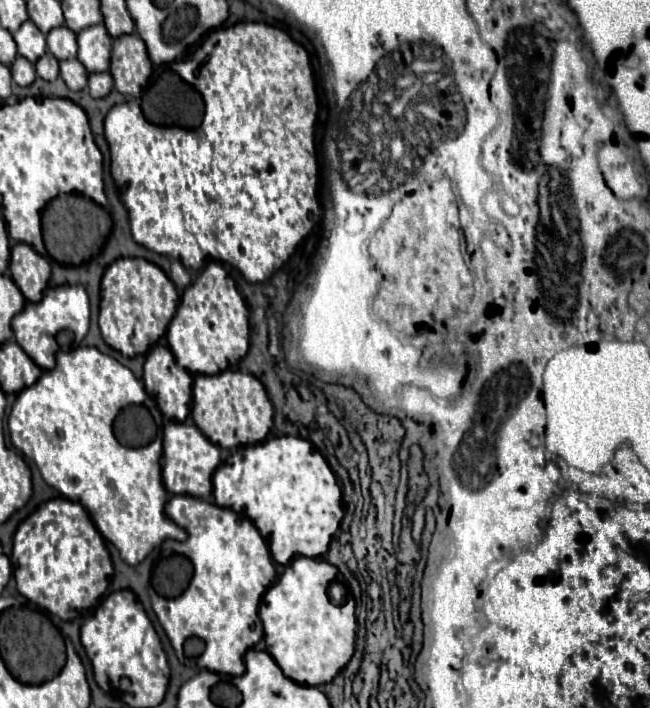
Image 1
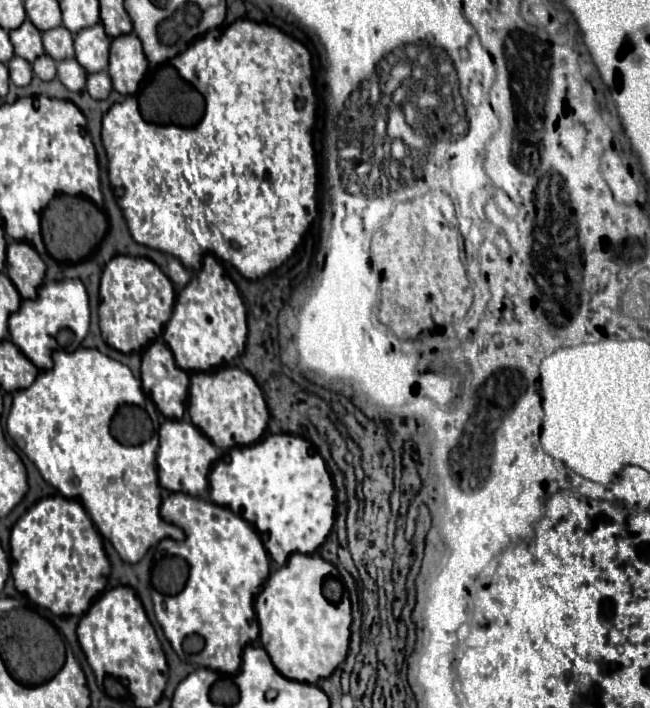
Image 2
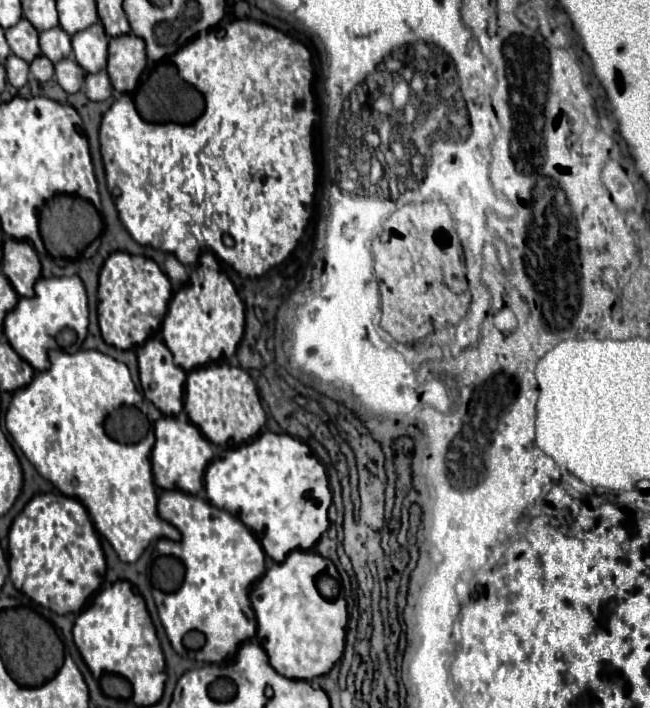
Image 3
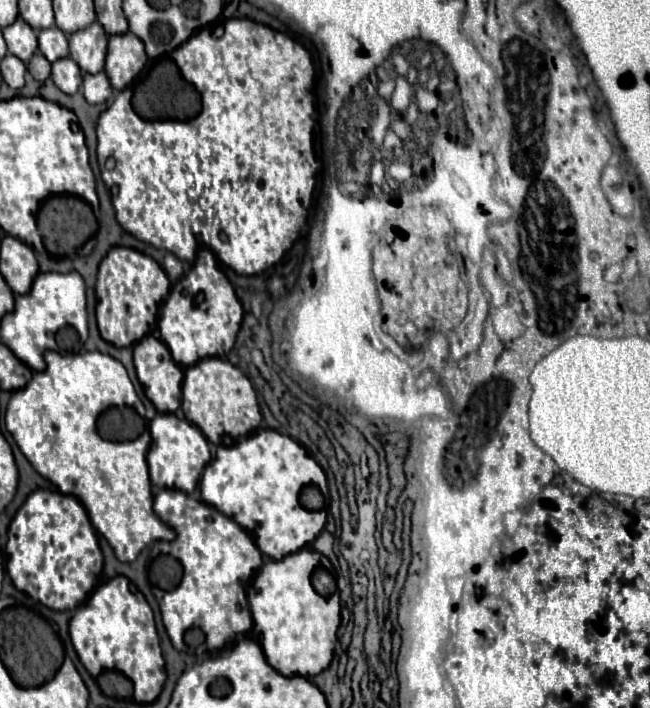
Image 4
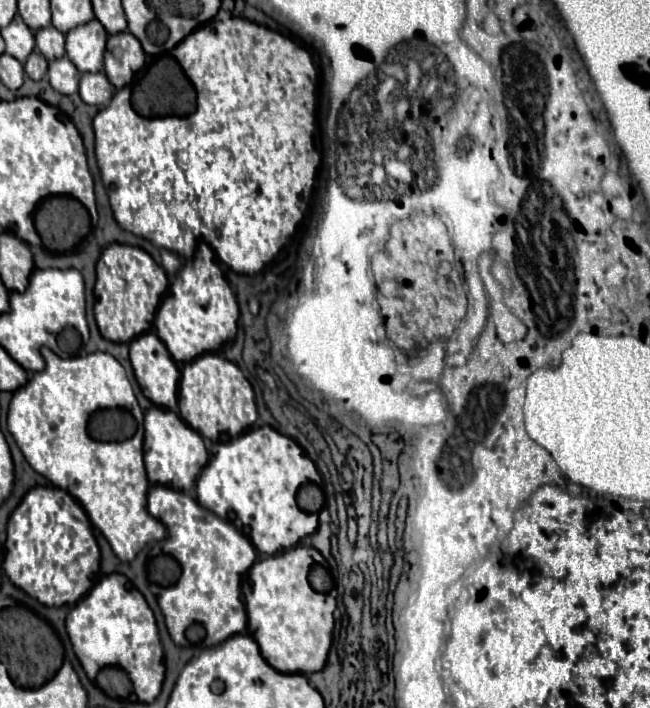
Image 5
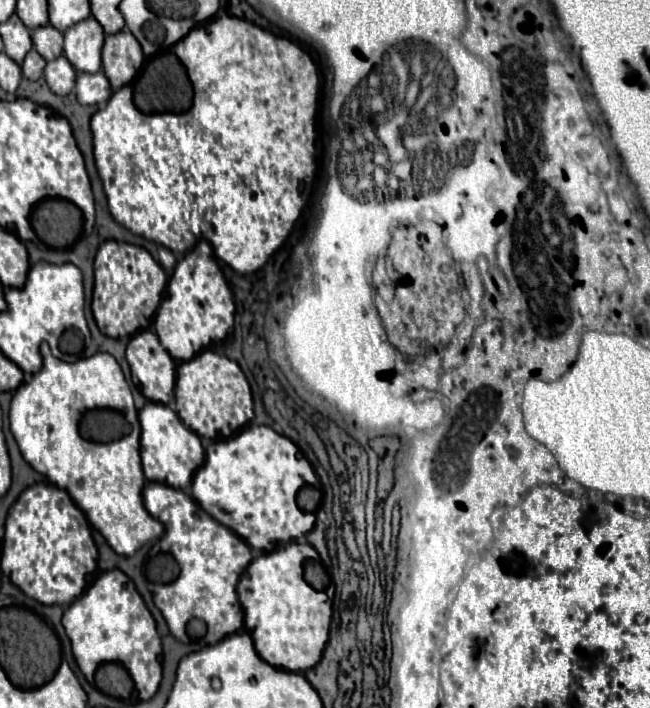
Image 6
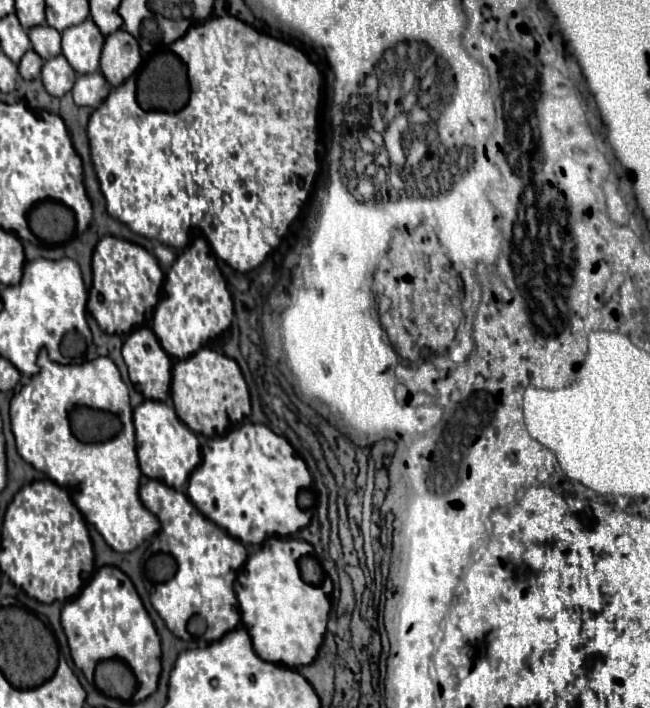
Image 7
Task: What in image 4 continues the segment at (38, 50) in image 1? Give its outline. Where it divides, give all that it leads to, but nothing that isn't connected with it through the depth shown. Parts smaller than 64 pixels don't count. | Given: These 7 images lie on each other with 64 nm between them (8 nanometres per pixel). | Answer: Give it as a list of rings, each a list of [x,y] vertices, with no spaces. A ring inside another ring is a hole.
[[[18,16],[14,24],[6,26],[2,30],[4,40],[8,44],[8,52],[18,56],[22,62],[28,62],[30,56],[38,50],[38,38],[36,32]]]

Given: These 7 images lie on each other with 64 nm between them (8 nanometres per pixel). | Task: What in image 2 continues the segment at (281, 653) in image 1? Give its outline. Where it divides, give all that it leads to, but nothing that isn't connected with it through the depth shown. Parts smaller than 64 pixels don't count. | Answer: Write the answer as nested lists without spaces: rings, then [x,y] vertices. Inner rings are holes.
[[[292,554],[286,562],[286,566],[274,570],[268,580],[264,582],[262,590],[254,598],[254,608],[256,608],[256,618],[260,624],[260,644],[264,640],[264,648],[268,656],[272,658],[272,664],[276,670],[298,682],[308,682],[316,684],[322,678],[328,678],[338,664],[346,658],[348,652],[348,642],[350,642],[350,624],[352,624],[352,607],[351,601],[347,605],[343,603],[328,602],[322,594],[322,582],[326,576],[334,572],[334,566],[326,562],[320,554]]]

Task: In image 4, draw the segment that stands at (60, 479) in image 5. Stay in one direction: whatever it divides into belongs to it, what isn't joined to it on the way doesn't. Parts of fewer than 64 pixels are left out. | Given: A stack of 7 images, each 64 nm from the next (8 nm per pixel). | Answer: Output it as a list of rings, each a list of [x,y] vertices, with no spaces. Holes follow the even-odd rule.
[[[50,350],[44,352],[44,360],[48,364],[46,370],[34,372],[30,384],[26,384],[26,388],[22,388],[22,390],[18,390],[18,392],[12,394],[12,400],[10,400],[8,410],[6,410],[6,428],[14,436],[18,448],[22,450],[22,454],[28,458],[28,462],[34,466],[34,470],[40,476],[48,478],[54,486],[58,486],[60,492],[78,498],[78,502],[86,508],[92,526],[108,540],[108,544],[114,548],[114,552],[116,552],[116,556],[118,556],[120,562],[132,562],[140,554],[140,550],[146,544],[150,544],[152,540],[174,540],[174,532],[170,528],[166,528],[166,524],[162,524],[162,520],[158,520],[158,516],[154,516],[154,510],[150,508],[150,504],[152,504],[152,490],[150,490],[150,478],[148,478],[148,468],[146,468],[146,448],[150,444],[150,432],[146,430],[146,426],[138,426],[138,432],[132,430],[132,434],[136,434],[136,436],[130,438],[130,440],[126,438],[122,442],[102,440],[98,436],[98,432],[96,432],[96,418],[98,418],[100,412],[104,412],[110,406],[132,406],[132,404],[136,404],[140,400],[138,394],[136,394],[136,390],[134,390],[134,386],[132,386],[132,382],[130,382],[130,378],[128,378],[128,374],[126,374],[126,368],[122,366],[122,362],[118,362],[116,358],[112,358],[108,354],[102,354],[102,352],[84,352],[84,354],[74,354],[74,356],[62,356],[62,354],[50,352]]]

